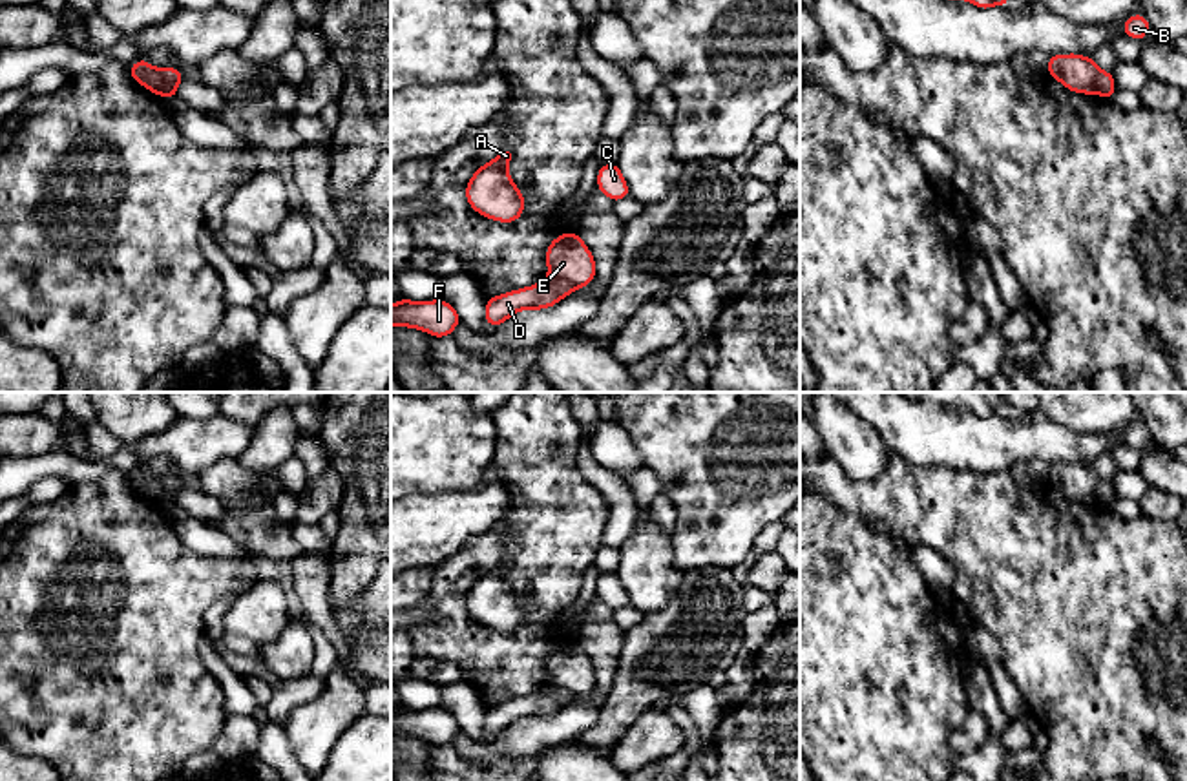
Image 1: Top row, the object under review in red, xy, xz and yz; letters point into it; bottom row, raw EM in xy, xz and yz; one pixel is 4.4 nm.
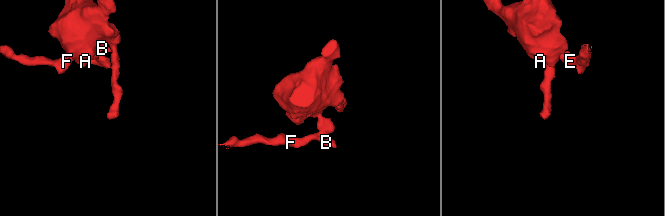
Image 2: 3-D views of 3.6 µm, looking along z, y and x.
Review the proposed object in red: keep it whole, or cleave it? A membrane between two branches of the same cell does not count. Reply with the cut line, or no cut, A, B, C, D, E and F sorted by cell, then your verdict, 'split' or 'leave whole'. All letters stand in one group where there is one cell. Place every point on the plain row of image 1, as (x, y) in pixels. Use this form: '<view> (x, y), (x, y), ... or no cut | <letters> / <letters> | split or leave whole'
xy (136, 471), (150, 477), (159, 486), (165, 504) | A C E / B D F | split

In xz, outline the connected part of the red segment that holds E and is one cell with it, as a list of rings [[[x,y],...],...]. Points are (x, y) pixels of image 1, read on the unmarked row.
[[[562,642],[546,657],[548,688],[564,688],[575,697],[595,688],[595,668],[579,642]]]

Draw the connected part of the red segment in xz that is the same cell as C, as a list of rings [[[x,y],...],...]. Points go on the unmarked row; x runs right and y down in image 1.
[[[617,571],[603,573],[597,580],[597,599],[614,611],[630,604],[630,597],[617,575]]]

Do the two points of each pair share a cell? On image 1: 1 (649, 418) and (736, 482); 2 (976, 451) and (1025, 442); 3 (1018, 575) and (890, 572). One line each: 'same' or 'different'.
1: same
2: same
3: different

